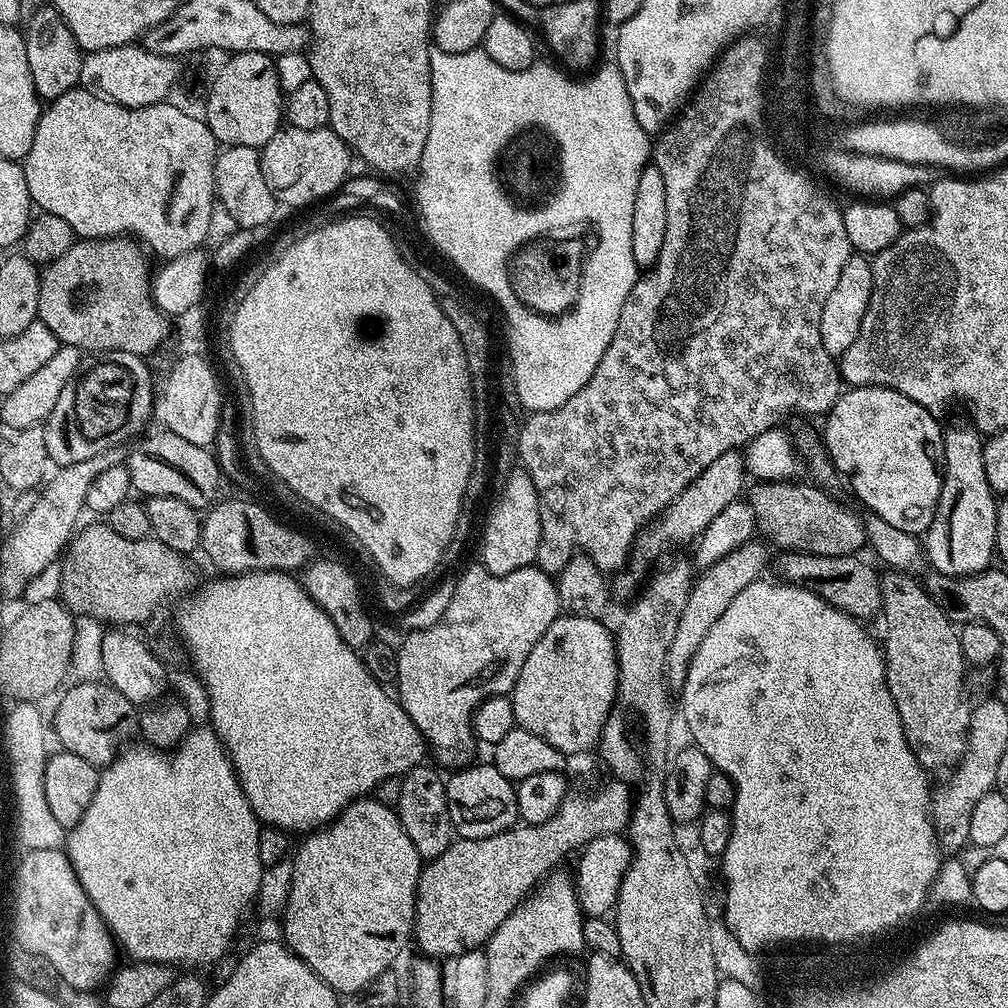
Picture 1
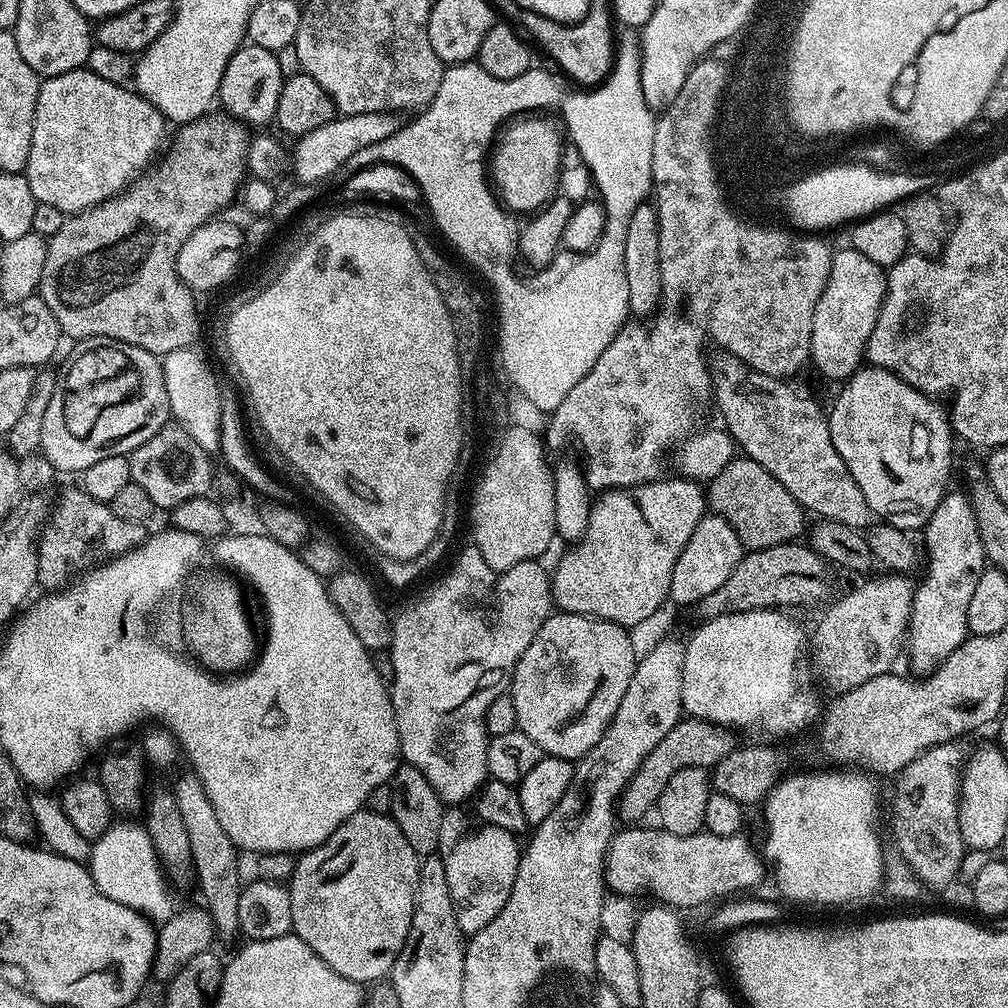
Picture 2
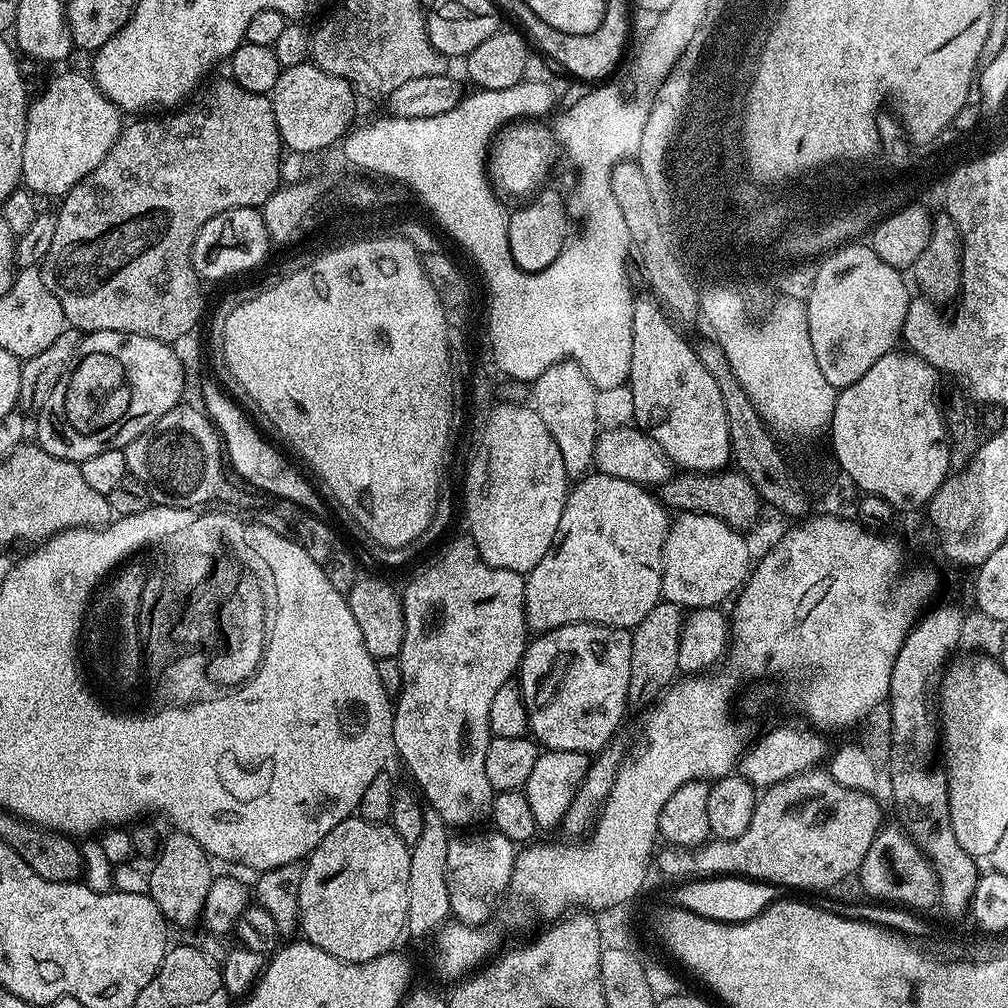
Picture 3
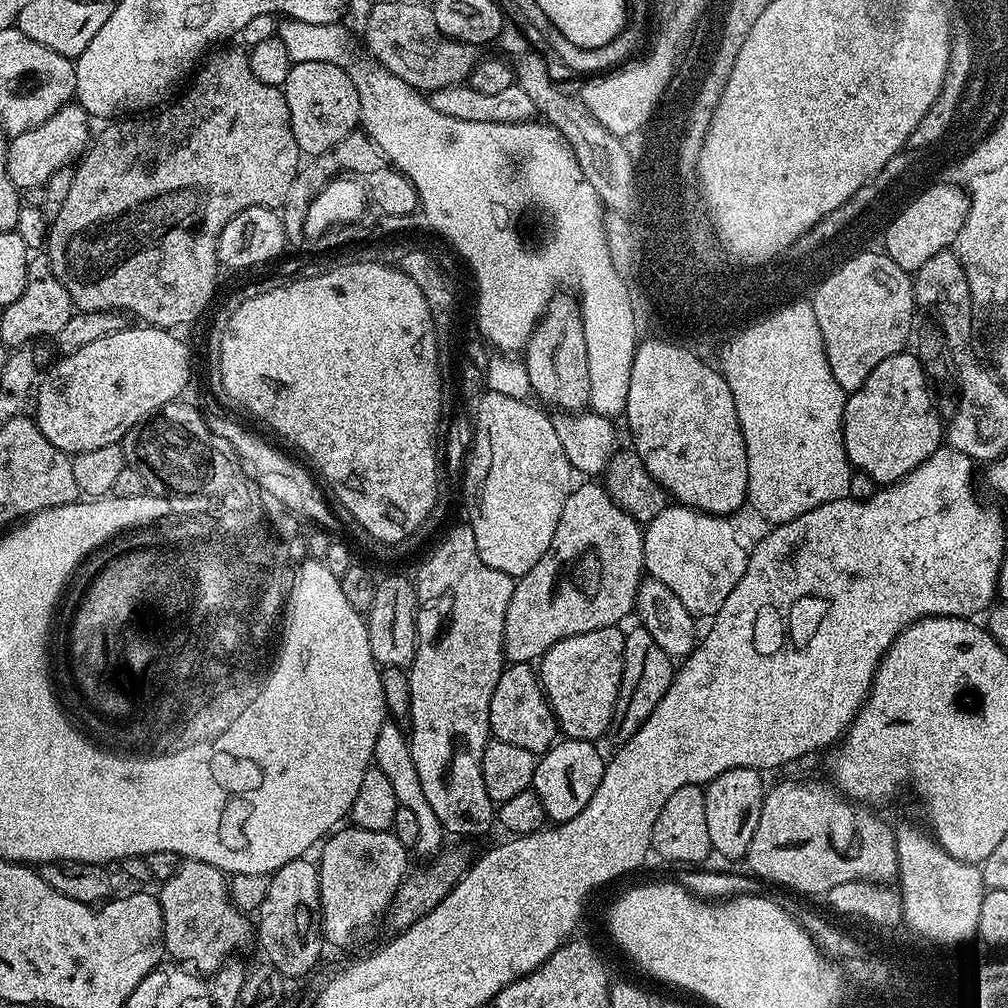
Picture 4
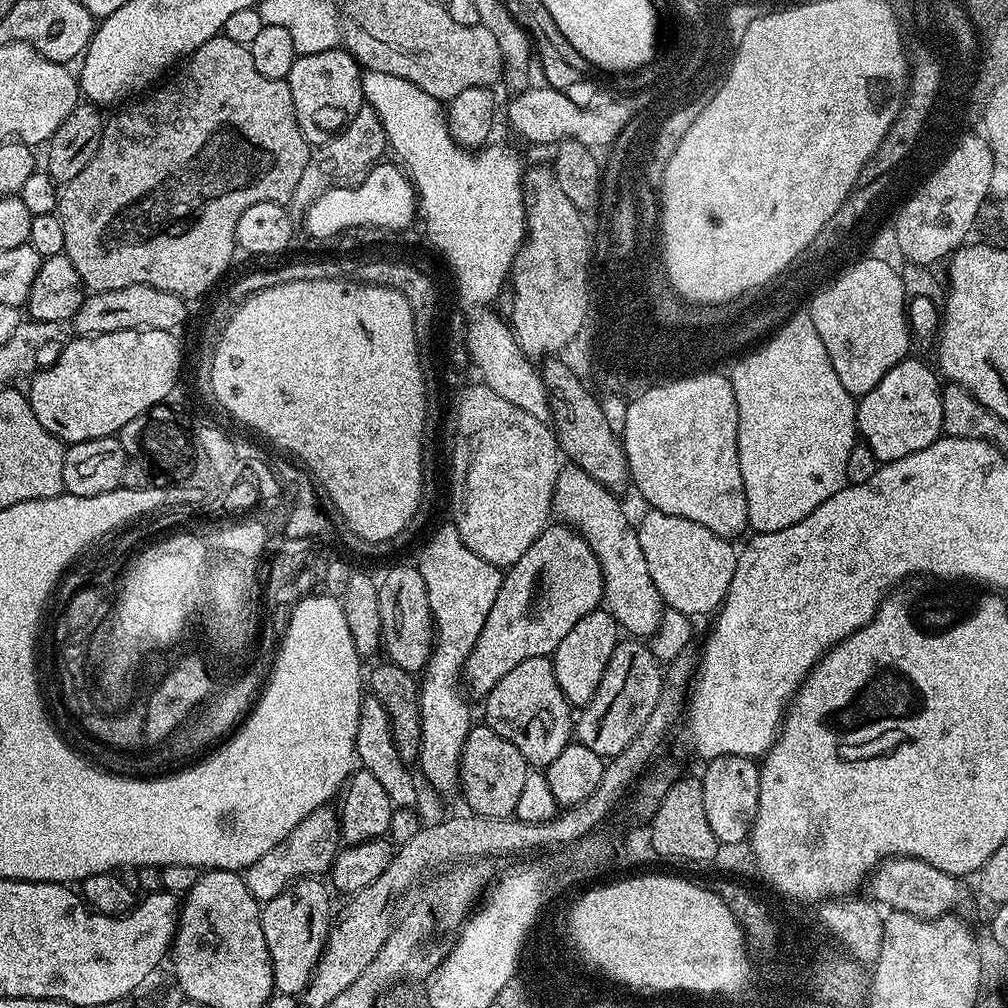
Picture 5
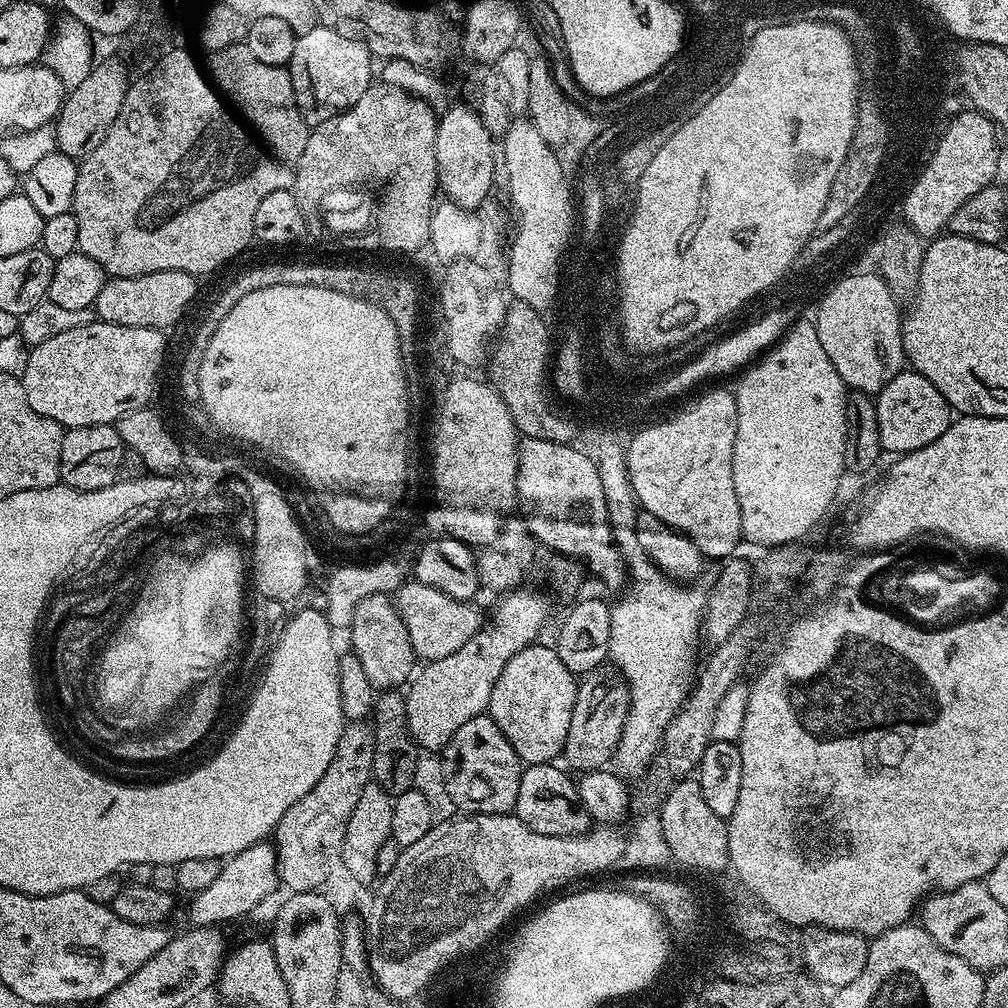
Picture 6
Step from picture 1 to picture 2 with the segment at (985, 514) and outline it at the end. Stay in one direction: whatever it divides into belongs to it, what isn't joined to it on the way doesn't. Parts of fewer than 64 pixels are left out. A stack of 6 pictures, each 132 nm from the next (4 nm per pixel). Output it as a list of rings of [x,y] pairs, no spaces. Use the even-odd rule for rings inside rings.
[[[955,490],[949,491],[940,500],[940,505],[934,510],[932,517],[928,519],[928,523],[924,525],[922,529],[922,535],[924,535],[924,544],[922,540],[922,548],[928,551],[928,573],[924,576],[924,581],[921,584],[915,585],[912,593],[912,613],[908,619],[908,635],[906,637],[906,660],[908,656],[908,664],[916,672],[916,674],[931,674],[936,671],[938,666],[942,666],[942,662],[946,662],[946,658],[950,658],[950,654],[954,654],[954,650],[958,650],[958,646],[962,646],[962,642],[967,640],[970,633],[968,631],[968,623],[966,622],[966,613],[970,606],[970,597],[974,594],[974,589],[978,587],[978,578],[982,578],[984,569],[986,567],[986,557],[984,553],[983,544],[979,538],[979,530],[976,528],[974,510],[971,508],[971,502],[969,497],[962,491],[955,492]]]

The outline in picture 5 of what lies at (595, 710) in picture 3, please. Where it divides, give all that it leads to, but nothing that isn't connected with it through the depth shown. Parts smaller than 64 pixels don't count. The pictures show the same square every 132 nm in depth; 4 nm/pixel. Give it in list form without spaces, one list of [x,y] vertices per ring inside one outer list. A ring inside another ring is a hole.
[[[597,610],[586,614],[586,618],[579,620],[574,630],[570,630],[570,634],[558,642],[550,659],[554,666],[554,678],[558,678],[558,686],[569,704],[583,706],[590,702],[590,698],[594,698],[598,682],[602,682],[602,674],[606,674],[610,654],[614,654],[621,636],[622,629],[615,618],[607,610]]]

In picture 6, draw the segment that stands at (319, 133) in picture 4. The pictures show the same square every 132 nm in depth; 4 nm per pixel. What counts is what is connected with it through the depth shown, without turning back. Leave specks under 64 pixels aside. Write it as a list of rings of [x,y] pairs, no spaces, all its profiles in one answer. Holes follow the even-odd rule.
[[[317,26],[297,36],[294,58],[290,58],[286,67],[304,121],[310,126],[325,124],[330,118],[354,106],[354,102],[358,102],[358,98],[362,98],[374,82],[372,63],[373,54],[361,40],[338,34],[338,30]]]

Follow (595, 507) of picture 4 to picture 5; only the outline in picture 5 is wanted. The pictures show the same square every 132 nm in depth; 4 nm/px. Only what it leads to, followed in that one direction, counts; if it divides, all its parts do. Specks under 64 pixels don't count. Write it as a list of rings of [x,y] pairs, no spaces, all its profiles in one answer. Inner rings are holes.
[[[549,526],[522,554],[522,558],[504,572],[504,581],[498,590],[498,598],[494,598],[494,607],[486,618],[486,626],[482,626],[482,634],[478,634],[478,642],[474,642],[470,658],[464,664],[463,683],[467,691],[477,698],[487,696],[514,666],[526,662],[526,658],[539,656],[551,657],[558,642],[574,630],[574,625],[586,614],[597,611],[604,598],[604,579],[598,558],[594,550],[585,542],[583,536],[574,528],[567,526]]]

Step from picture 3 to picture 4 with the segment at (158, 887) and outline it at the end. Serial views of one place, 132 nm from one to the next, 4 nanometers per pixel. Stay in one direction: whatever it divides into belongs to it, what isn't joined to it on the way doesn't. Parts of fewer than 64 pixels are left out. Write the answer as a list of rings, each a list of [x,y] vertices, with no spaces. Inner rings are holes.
[[[184,860],[174,878],[159,885],[164,923],[164,950],[177,965],[197,974],[215,973],[222,958],[235,957],[253,939],[254,924],[239,912],[228,893],[229,877],[201,860]]]

